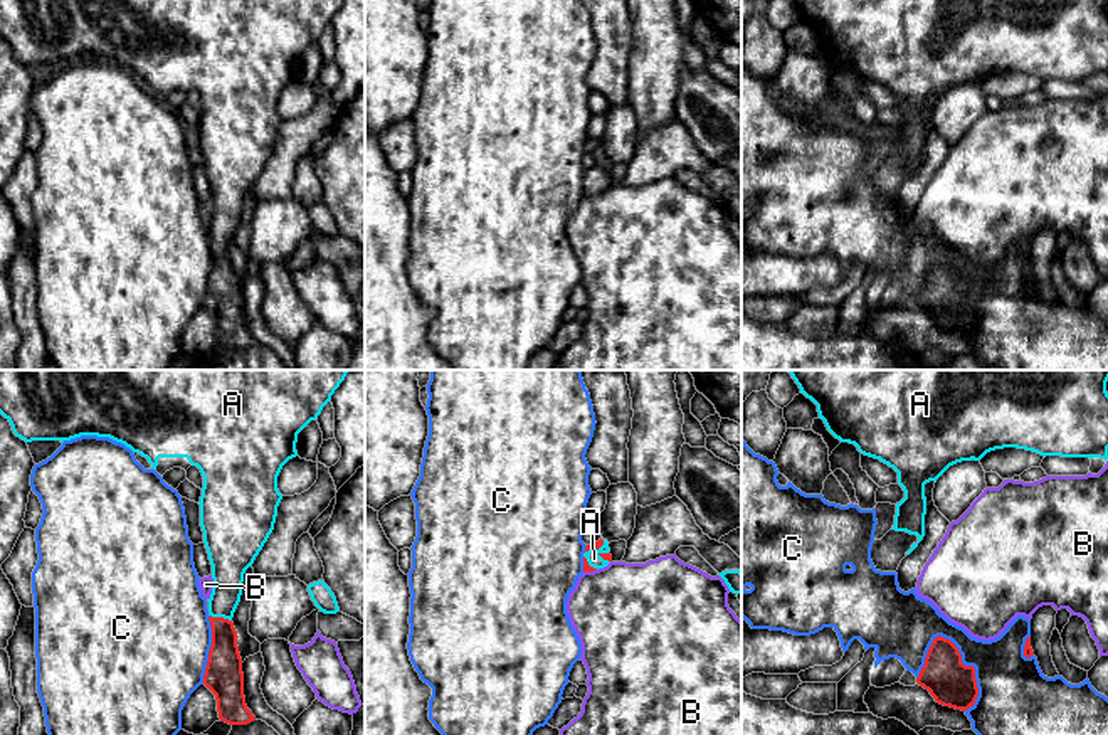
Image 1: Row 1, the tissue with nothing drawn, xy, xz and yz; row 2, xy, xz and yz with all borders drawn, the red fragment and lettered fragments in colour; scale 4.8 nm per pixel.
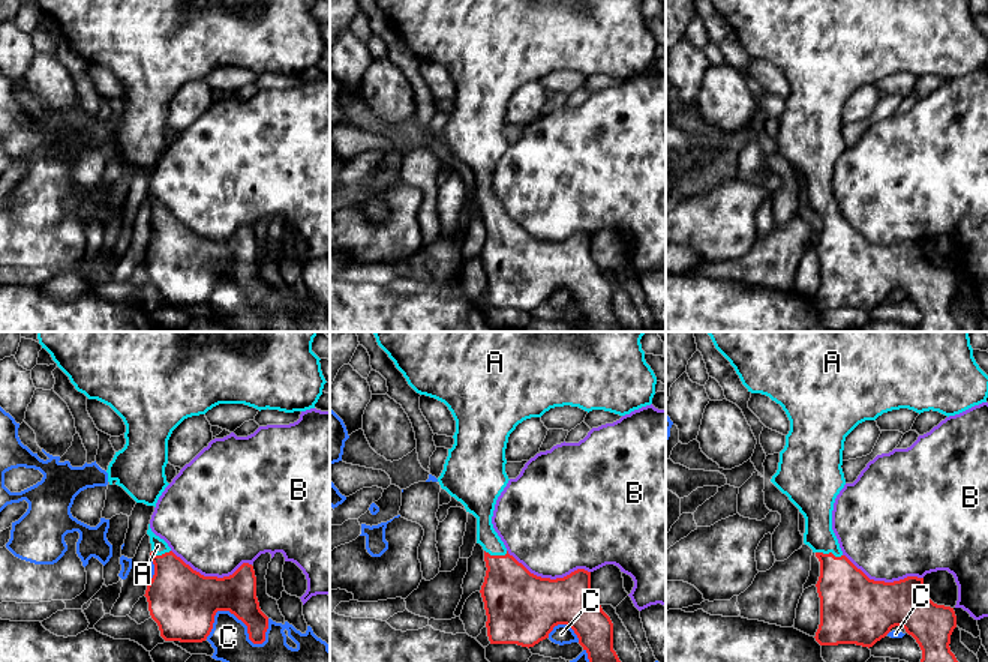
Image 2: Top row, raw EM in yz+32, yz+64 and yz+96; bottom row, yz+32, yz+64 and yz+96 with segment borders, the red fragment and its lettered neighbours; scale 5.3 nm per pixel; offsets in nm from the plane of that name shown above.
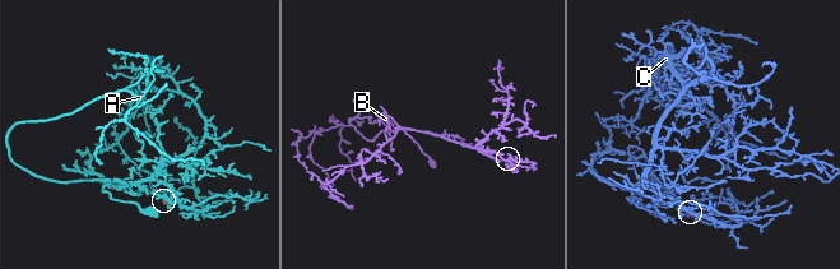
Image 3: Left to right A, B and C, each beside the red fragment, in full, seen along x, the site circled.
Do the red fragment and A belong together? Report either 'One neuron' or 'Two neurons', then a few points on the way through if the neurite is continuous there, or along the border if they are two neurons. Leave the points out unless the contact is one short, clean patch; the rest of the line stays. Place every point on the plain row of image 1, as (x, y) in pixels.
One neuron. Path across: xy (224, 291), (221, 241), (227, 190)

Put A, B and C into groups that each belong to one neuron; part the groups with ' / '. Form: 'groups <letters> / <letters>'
groups A / B / C

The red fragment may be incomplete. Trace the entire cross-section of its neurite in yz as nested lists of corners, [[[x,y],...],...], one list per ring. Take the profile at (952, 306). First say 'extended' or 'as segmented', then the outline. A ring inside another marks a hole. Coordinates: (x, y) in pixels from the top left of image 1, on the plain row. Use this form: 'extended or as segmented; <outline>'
as segmented; [[[942,259],[933,262],[916,306],[928,313],[937,326],[962,335],[973,330],[979,320],[975,291],[965,289],[958,271]]]

